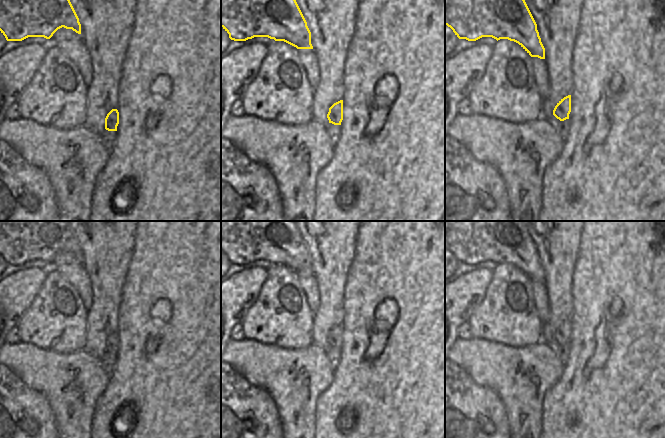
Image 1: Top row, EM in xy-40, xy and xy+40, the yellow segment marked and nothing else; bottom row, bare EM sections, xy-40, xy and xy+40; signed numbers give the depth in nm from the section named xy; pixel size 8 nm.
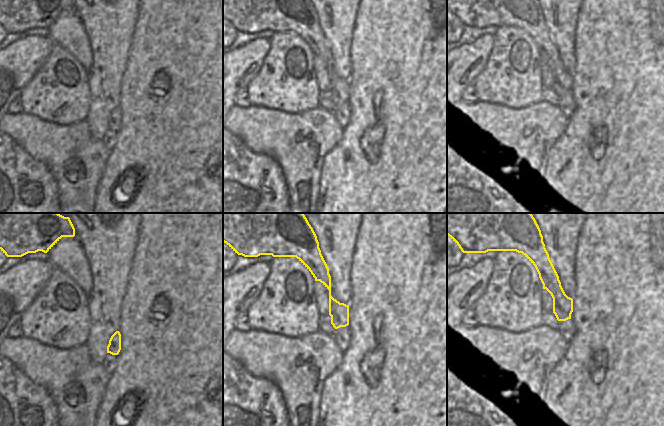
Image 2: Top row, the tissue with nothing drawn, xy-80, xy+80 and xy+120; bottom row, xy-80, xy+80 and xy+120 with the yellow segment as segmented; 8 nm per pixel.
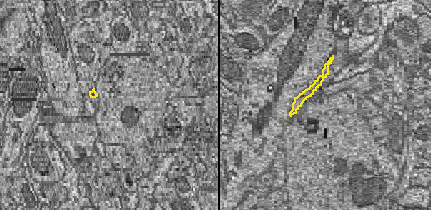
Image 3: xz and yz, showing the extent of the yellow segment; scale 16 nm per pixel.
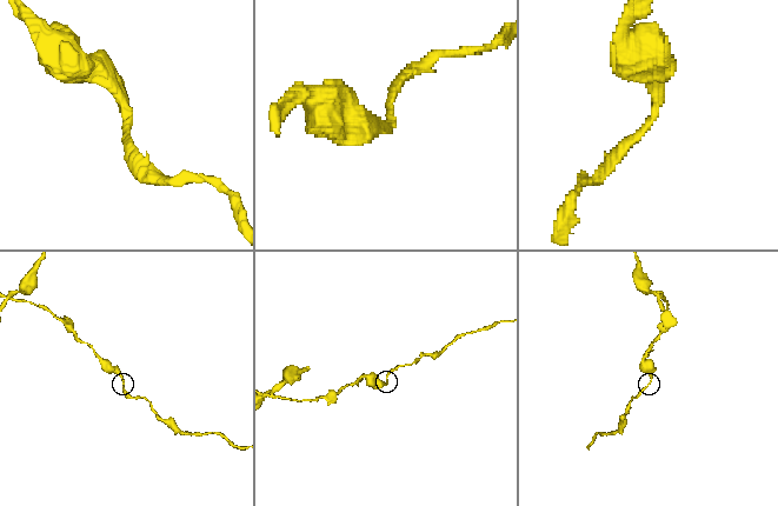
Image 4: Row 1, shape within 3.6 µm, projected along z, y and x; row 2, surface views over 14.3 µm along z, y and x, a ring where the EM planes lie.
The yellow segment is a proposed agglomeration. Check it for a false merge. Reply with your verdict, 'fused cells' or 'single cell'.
single cell

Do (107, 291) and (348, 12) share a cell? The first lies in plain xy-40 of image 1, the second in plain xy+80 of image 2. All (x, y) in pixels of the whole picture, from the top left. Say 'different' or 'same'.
same

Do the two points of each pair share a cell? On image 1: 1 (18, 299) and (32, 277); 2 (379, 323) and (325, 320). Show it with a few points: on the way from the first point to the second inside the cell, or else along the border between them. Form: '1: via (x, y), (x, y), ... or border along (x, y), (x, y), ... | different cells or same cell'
1: via (18, 294), (18, 291), (27, 282) | same cell
2: border along (345, 298), (343, 302), (344, 315), (341, 323) | different cells

